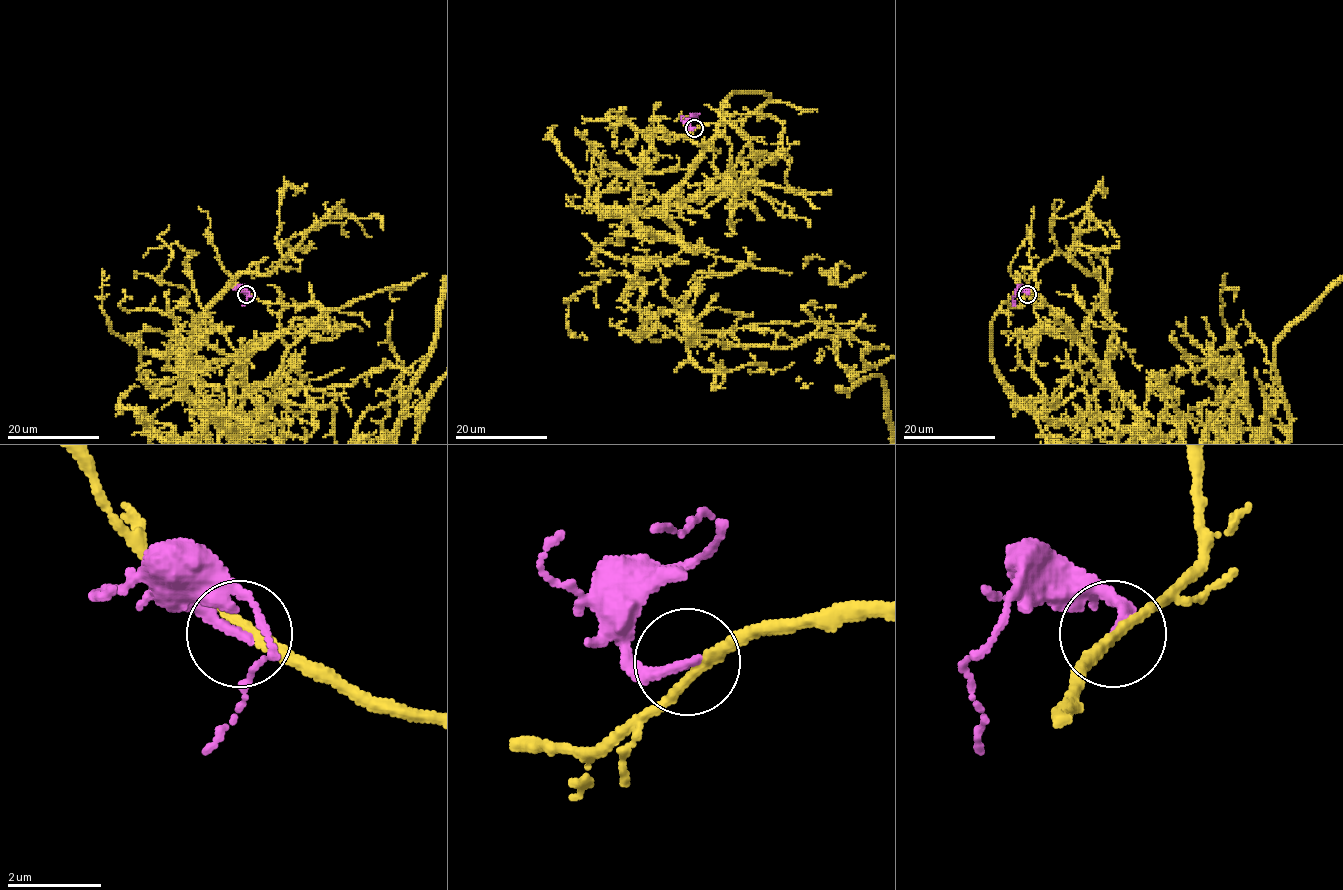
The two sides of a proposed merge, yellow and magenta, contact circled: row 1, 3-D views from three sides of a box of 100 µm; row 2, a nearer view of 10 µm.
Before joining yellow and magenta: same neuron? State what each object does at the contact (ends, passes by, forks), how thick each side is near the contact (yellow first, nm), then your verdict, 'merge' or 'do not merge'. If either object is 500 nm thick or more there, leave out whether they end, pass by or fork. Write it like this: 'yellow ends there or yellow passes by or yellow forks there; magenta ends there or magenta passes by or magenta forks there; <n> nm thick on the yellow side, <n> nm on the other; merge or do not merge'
yellow passes by; magenta ends there; 200 nm thick on the yellow side, 220 nm on the other; merge

